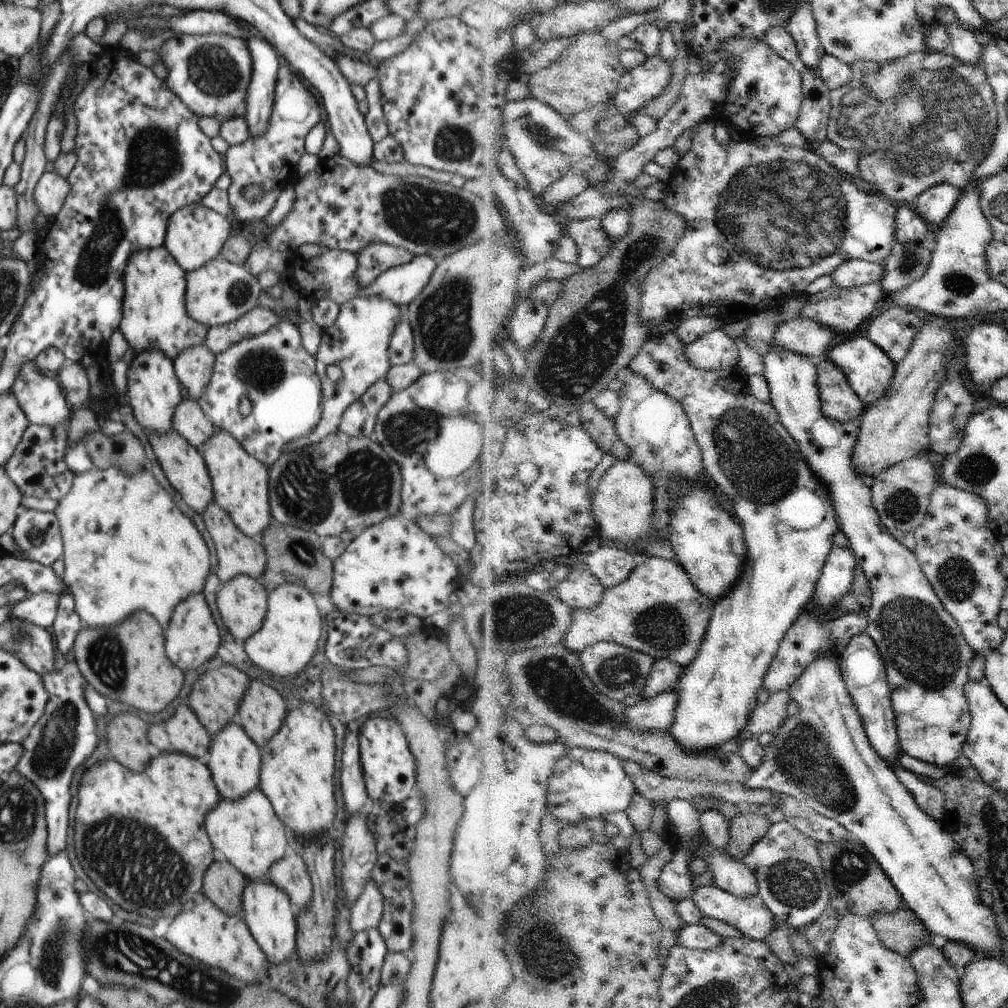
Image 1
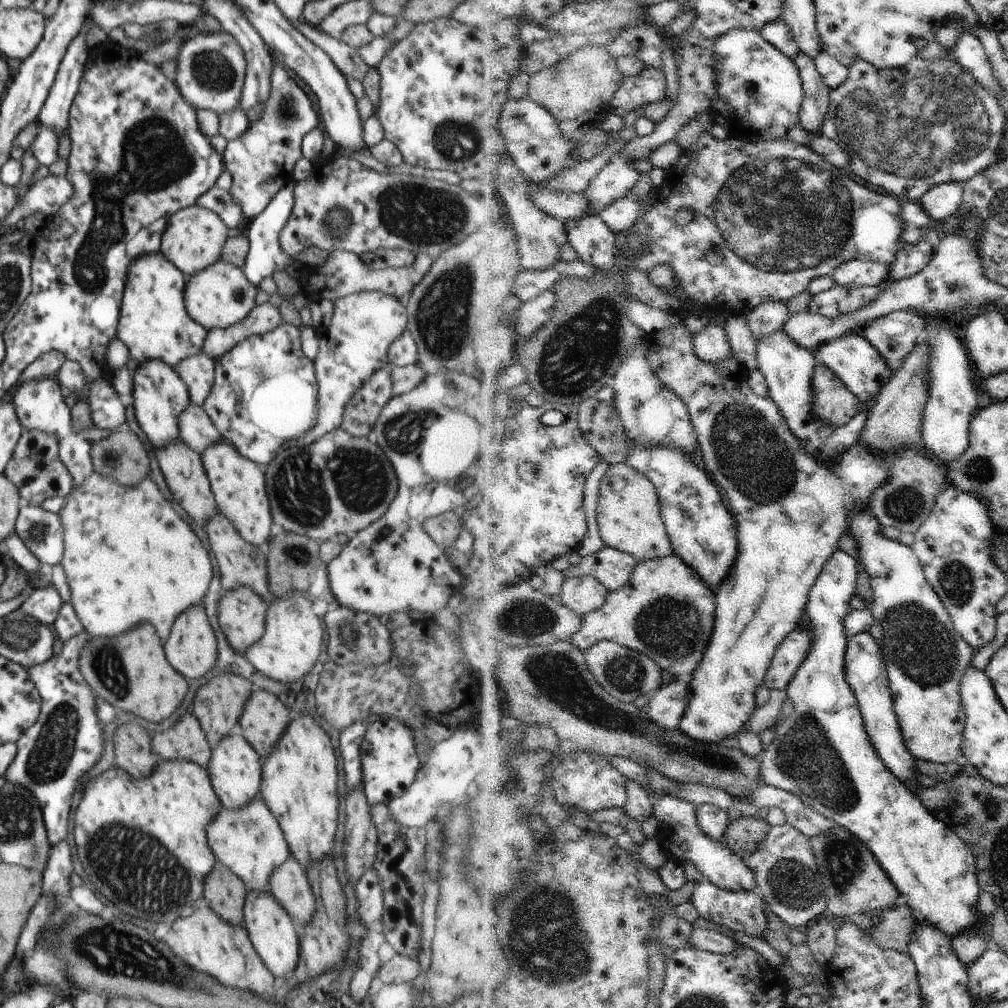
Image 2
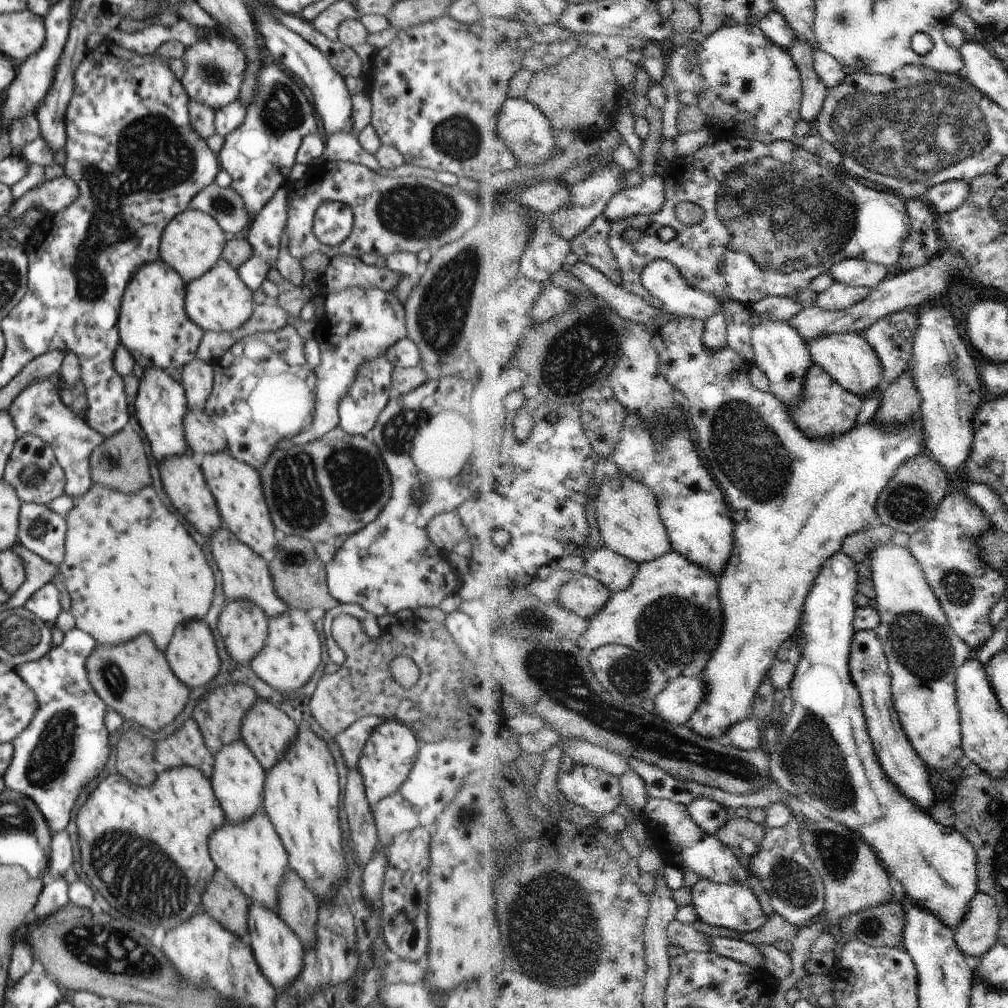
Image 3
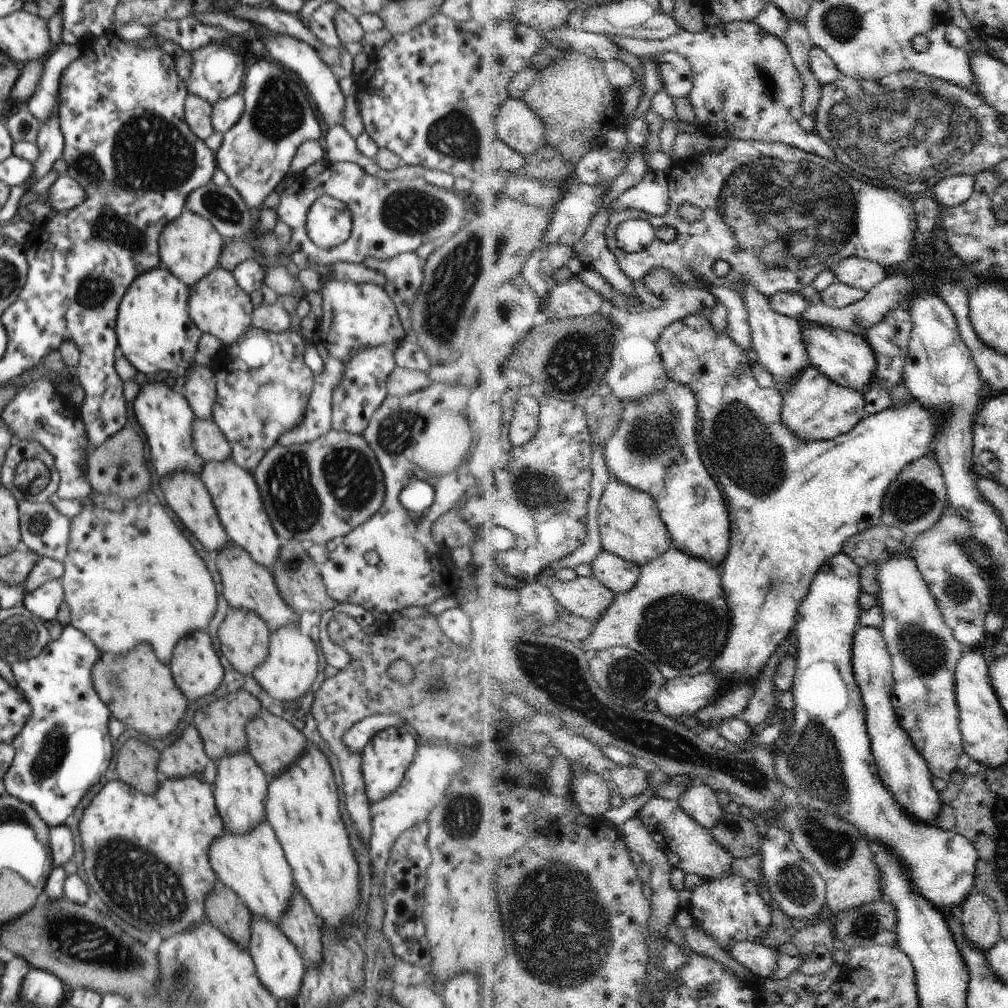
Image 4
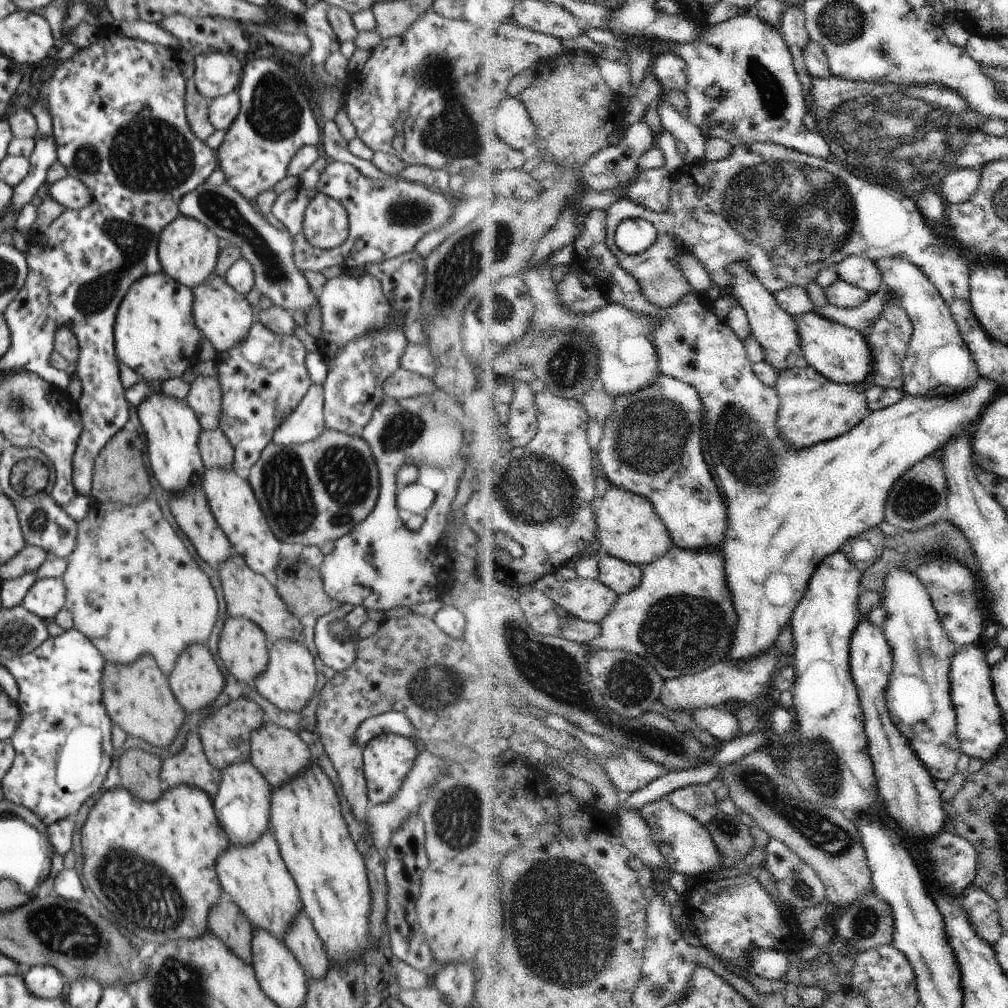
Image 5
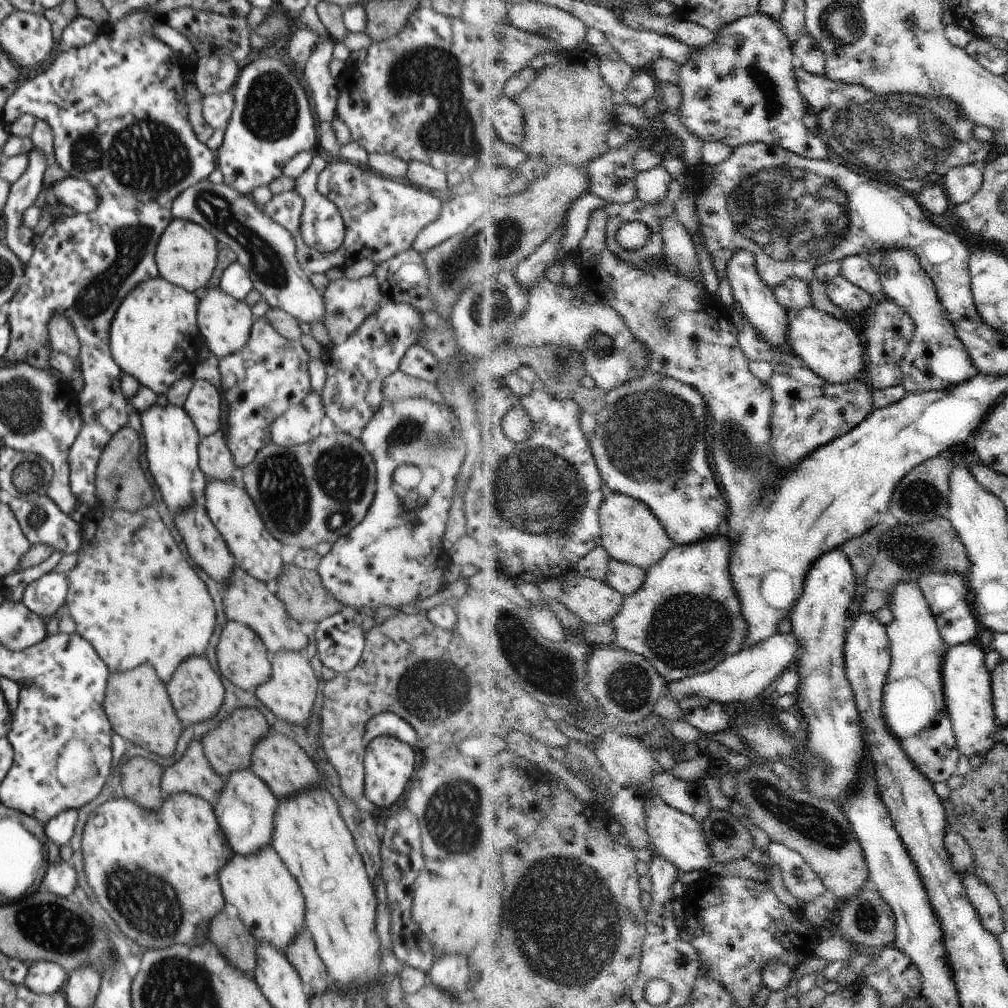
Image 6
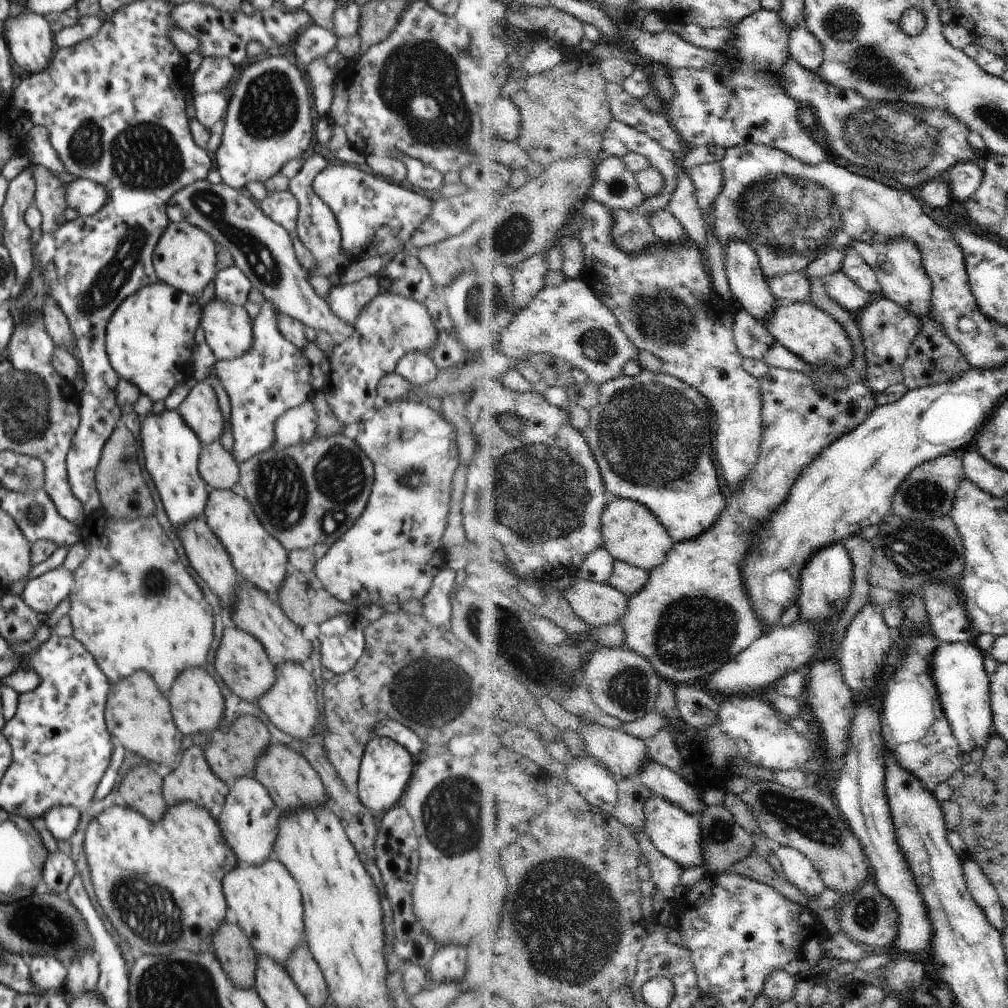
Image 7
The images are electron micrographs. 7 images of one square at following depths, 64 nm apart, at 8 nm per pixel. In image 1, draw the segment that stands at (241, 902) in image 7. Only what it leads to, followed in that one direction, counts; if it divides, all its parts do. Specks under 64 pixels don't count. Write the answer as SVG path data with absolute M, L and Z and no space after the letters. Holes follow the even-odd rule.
M259 786L236 800L221 798L205 814L205 829L215 855L226 859L250 879L266 879L271 864L279 861L289 847L288 828Z

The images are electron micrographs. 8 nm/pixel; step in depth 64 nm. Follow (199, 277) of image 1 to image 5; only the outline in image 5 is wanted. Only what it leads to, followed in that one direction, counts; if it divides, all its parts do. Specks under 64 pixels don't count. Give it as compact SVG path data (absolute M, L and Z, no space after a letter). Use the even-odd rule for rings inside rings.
M213 273L203 283L192 289L193 317L200 332L214 345L217 355L241 343L254 323L254 308L245 295L234 290L225 276Z

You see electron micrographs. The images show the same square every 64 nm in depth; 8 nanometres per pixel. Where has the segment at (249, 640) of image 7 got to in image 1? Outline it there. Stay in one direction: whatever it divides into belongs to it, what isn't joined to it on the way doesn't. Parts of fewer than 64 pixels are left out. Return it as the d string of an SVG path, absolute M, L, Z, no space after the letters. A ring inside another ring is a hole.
M245 574L219 585L217 606L224 624L238 642L244 642L262 626L268 592L263 580Z

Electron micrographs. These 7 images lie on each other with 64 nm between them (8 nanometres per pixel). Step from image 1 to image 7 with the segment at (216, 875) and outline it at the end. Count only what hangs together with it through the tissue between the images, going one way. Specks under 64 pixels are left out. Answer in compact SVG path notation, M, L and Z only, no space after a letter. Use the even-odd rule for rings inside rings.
M237 922L220 923L213 936L212 950L237 987L255 986L257 952Z

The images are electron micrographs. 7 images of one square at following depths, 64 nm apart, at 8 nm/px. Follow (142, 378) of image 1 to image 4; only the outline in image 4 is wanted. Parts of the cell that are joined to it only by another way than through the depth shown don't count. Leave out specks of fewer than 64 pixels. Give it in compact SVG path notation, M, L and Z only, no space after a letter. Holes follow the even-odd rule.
M165 381L144 383L133 401L136 418L146 434L150 445L150 456L157 474L162 478L176 471L192 471L199 474L202 466L194 460L196 450L193 443L193 418L195 414L184 394L177 392Z

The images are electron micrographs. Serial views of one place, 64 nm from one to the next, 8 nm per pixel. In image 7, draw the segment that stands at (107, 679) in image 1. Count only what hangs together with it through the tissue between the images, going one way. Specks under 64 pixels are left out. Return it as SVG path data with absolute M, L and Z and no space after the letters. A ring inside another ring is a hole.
M138 669L130 676L110 684L105 721L115 744L122 744L125 750L162 764L163 772L177 766L183 734L175 725L167 696L163 695L149 672Z

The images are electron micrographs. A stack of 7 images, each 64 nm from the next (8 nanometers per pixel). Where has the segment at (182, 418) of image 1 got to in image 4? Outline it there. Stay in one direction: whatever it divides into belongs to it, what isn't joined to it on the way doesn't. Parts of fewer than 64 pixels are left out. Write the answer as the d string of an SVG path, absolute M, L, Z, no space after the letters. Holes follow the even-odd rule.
M193 418L193 443L196 453L206 461L221 461L231 456L230 443L212 419Z

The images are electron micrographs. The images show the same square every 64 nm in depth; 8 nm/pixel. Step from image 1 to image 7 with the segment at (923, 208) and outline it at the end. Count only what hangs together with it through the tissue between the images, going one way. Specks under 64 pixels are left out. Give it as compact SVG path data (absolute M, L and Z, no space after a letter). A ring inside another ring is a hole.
M975 161L958 163L956 167L948 170L944 177L949 184L952 200L964 203L980 186L983 169L981 164Z

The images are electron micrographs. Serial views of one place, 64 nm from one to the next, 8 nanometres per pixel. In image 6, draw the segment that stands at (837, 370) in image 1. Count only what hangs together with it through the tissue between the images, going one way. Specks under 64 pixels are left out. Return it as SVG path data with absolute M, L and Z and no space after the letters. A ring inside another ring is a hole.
M778 364L769 382L775 398L773 447L777 462L796 468L816 450L852 432L876 410L873 387L867 379L833 383L807 365Z

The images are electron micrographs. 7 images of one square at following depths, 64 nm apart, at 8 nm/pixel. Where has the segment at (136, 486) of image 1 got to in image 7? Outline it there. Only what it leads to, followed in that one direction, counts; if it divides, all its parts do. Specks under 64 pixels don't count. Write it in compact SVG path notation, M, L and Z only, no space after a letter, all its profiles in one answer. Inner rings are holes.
M101 509L89 514L88 519L84 521L86 530L91 533L89 539L86 540L86 546L88 546L89 550L86 558L73 572L74 584L70 589L70 610L68 612L73 624L72 637L79 640L87 648L87 651L94 656L102 672L106 673L110 684L114 684L121 678L130 676L138 669L144 669L146 672L150 673L150 676L153 676L153 679L156 681L158 688L163 692L163 695L167 696L173 680L177 678L181 670L206 665L208 651L210 650L210 645L214 638L215 622L213 608L206 600L202 590L196 584L196 580L186 571L186 566L182 565L182 562L178 559L178 554L176 554L176 548L172 540L166 535L160 523L158 523L155 514L141 516L134 518L134 520L115 519L112 516L108 516L106 509Z

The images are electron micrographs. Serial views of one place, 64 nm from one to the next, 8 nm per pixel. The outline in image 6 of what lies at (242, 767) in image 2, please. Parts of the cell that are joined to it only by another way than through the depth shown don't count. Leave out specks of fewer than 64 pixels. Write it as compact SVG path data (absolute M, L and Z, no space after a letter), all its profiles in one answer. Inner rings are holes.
M250 768L228 773L224 780L225 785L214 806L218 824L234 852L242 856L255 855L263 846L271 844L278 799L270 787Z

